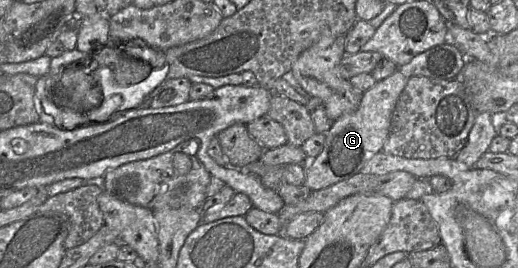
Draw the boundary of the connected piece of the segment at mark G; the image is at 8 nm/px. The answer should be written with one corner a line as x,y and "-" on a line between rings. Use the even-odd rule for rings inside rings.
398,70
363,92
362,100
354,112
346,113
332,122
325,133
324,146
313,159
303,162
304,185
311,191
318,191
359,173
365,163
376,153
382,151
390,130
392,113
396,102
409,78

